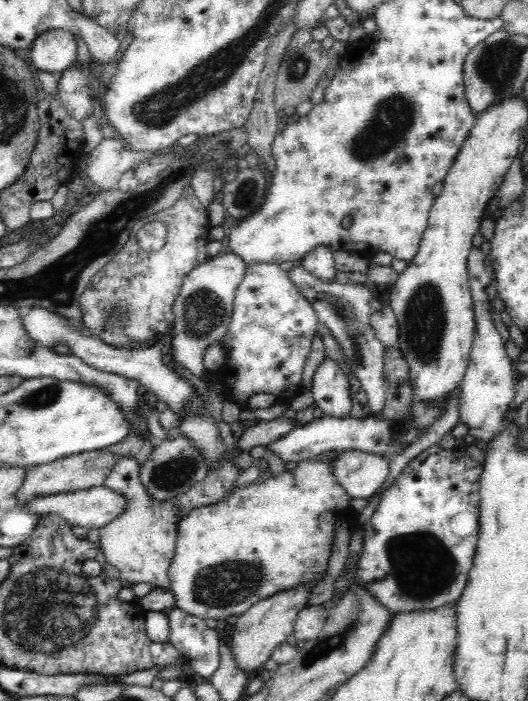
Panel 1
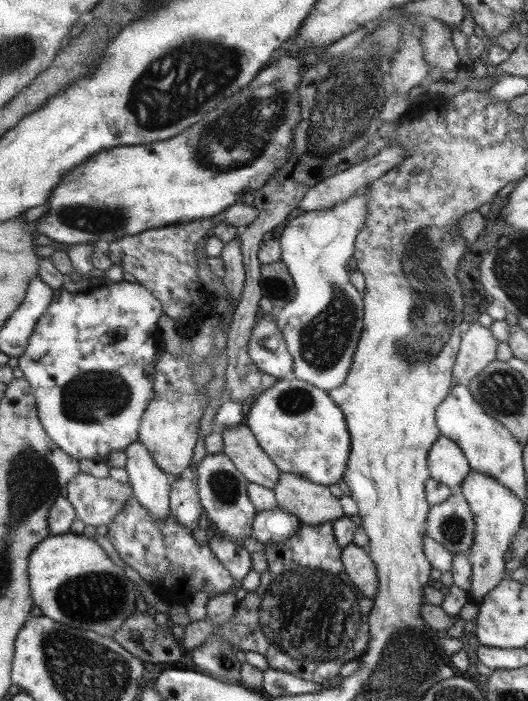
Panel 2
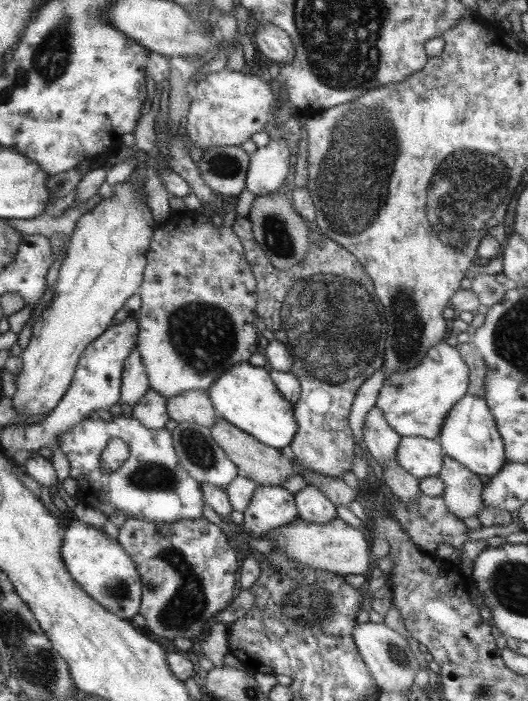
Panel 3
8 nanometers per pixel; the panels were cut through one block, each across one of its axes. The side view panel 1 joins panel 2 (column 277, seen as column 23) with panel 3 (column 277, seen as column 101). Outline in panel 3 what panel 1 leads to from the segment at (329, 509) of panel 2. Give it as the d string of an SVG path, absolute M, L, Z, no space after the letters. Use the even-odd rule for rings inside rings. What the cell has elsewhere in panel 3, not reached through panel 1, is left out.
M216 417L215 424L209 430L215 444L223 450L225 457L236 467L237 475L246 477L256 486L268 485L281 487L283 482L286 482L296 473L292 462L287 460L287 458L283 458L278 449L257 442L255 438L241 432L241 430L235 428L231 423L224 421L222 418Z

